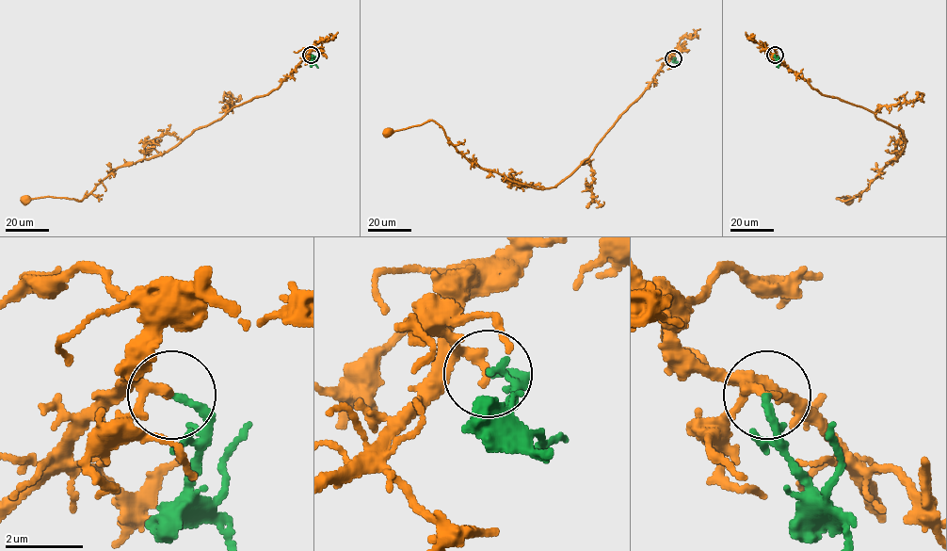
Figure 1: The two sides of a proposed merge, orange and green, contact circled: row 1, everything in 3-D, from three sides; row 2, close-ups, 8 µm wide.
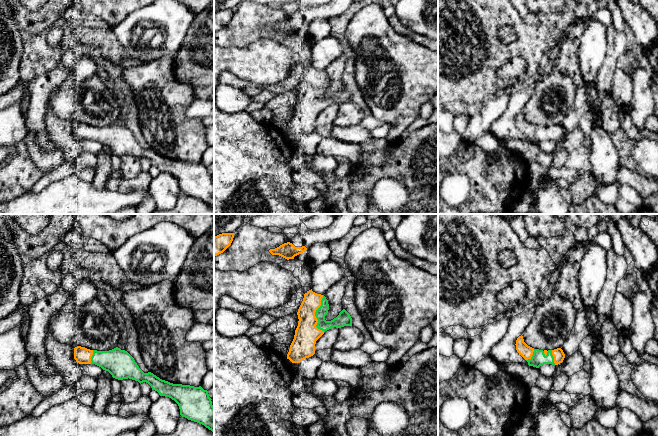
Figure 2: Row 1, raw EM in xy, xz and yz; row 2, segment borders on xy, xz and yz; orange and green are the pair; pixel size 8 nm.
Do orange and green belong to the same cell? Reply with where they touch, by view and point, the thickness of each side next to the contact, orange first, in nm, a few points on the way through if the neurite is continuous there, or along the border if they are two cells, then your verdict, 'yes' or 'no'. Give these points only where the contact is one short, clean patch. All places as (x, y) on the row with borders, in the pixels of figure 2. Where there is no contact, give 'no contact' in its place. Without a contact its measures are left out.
meets orange in xz at (314, 314); 190 nm thick on the orange side, 110 nm on the other; yes

